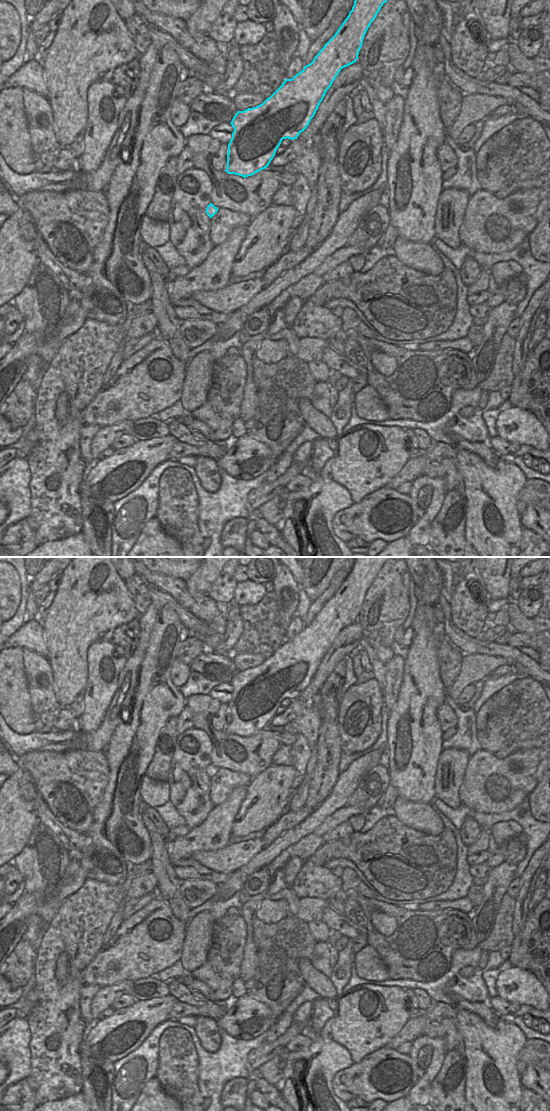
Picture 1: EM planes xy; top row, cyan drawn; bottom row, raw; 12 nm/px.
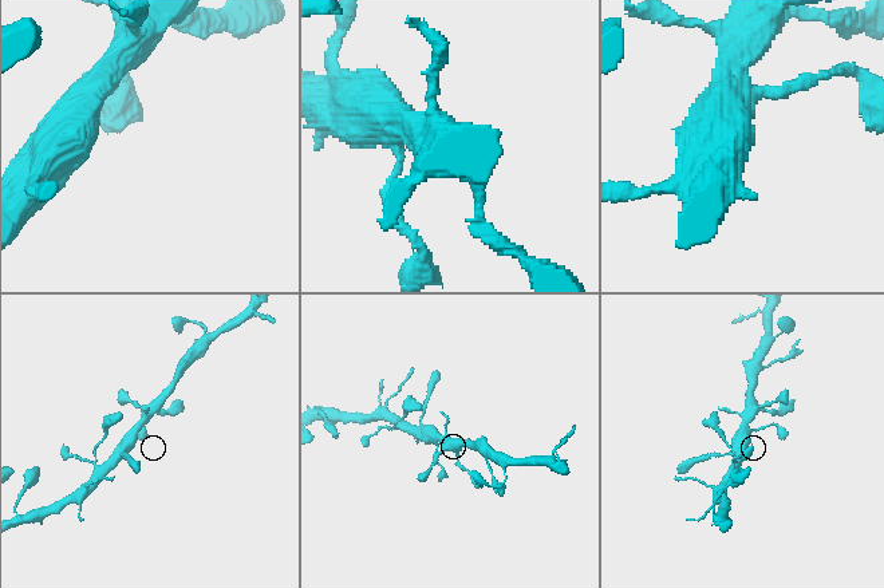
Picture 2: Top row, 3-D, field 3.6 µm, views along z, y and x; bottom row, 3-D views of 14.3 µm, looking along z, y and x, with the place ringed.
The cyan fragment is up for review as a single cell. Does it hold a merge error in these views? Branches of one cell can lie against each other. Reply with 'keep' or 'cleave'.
keep

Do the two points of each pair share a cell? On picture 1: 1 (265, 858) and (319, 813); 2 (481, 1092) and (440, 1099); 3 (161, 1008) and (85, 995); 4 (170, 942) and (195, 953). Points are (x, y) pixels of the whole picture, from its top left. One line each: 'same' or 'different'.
1: same
2: different
3: different
4: different

